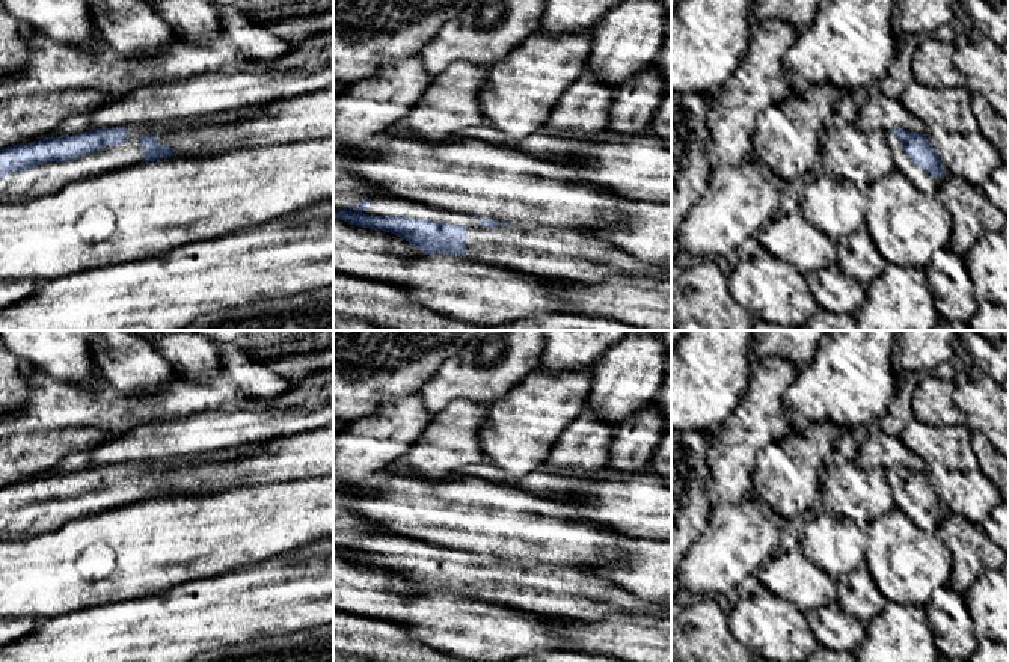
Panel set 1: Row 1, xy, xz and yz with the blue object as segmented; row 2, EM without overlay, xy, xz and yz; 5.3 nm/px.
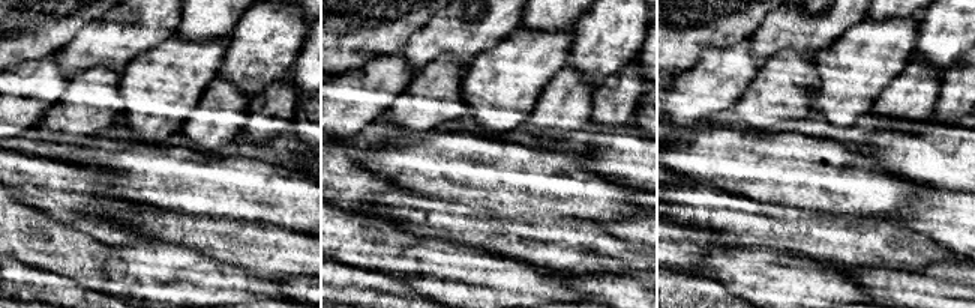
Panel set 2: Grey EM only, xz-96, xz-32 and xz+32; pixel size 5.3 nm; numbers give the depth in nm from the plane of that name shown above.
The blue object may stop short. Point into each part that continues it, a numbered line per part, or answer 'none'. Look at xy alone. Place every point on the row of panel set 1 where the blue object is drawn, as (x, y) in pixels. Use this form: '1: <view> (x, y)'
1: xy (47, 178)

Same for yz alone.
1: yz (928, 184)

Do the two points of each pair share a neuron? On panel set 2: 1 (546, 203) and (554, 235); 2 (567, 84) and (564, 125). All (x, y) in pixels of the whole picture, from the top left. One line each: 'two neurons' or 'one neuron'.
1: two neurons
2: one neuron

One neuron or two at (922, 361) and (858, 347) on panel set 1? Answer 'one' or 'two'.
two

